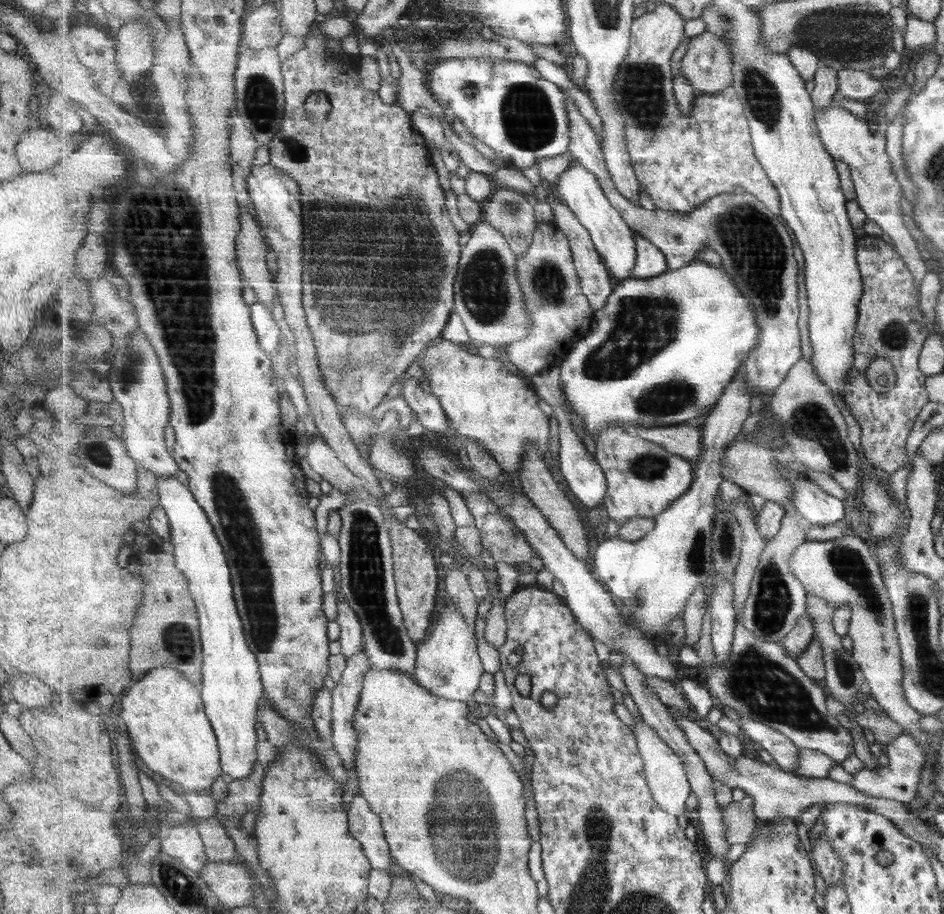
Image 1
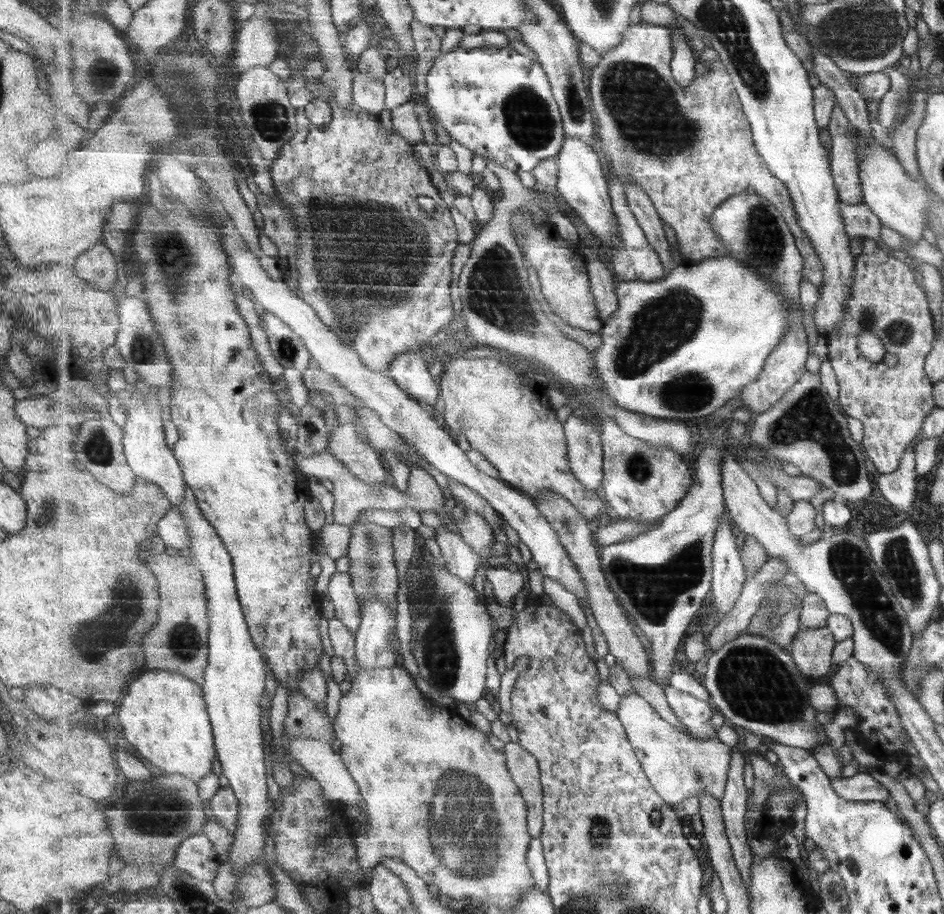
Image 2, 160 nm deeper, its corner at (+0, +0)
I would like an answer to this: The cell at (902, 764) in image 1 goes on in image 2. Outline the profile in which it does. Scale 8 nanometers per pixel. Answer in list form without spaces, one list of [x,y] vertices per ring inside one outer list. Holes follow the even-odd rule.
[[[858,772],[851,778],[833,778],[831,783],[837,794],[845,797],[845,800],[885,802],[890,797],[888,790],[877,783],[867,772]]]

